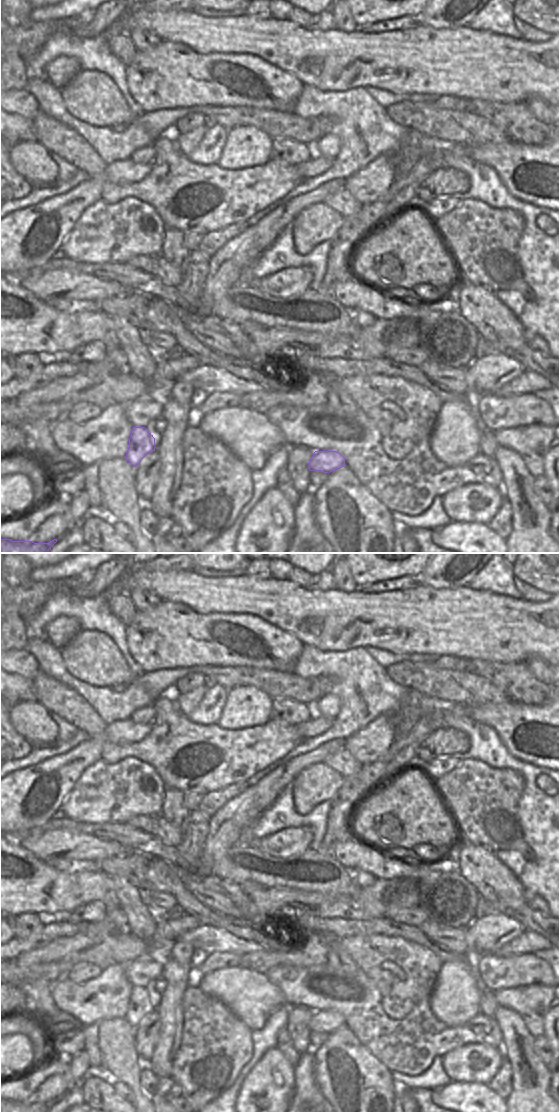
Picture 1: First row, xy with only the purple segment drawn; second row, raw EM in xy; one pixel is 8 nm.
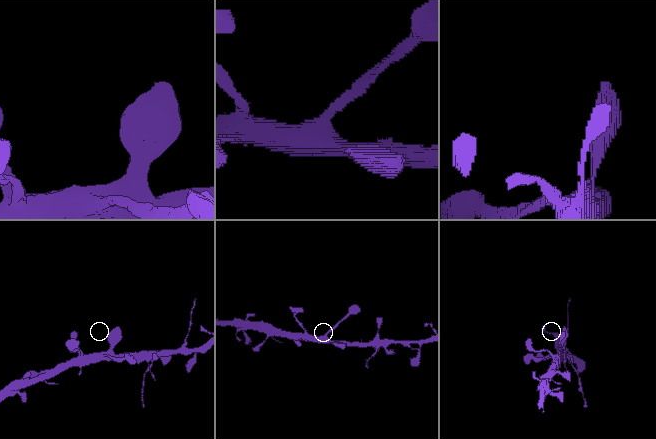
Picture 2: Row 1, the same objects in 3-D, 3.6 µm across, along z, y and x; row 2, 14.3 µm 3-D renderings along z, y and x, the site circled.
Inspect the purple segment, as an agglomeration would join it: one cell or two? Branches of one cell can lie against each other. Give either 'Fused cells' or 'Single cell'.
Single cell.

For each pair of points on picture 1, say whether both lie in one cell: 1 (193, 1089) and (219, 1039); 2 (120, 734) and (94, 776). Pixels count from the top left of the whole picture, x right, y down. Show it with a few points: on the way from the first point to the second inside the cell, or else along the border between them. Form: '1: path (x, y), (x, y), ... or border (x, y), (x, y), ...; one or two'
1: path (203, 1077), (204, 1068), (213, 1051); one
2: border (100, 758), (81, 773); two

